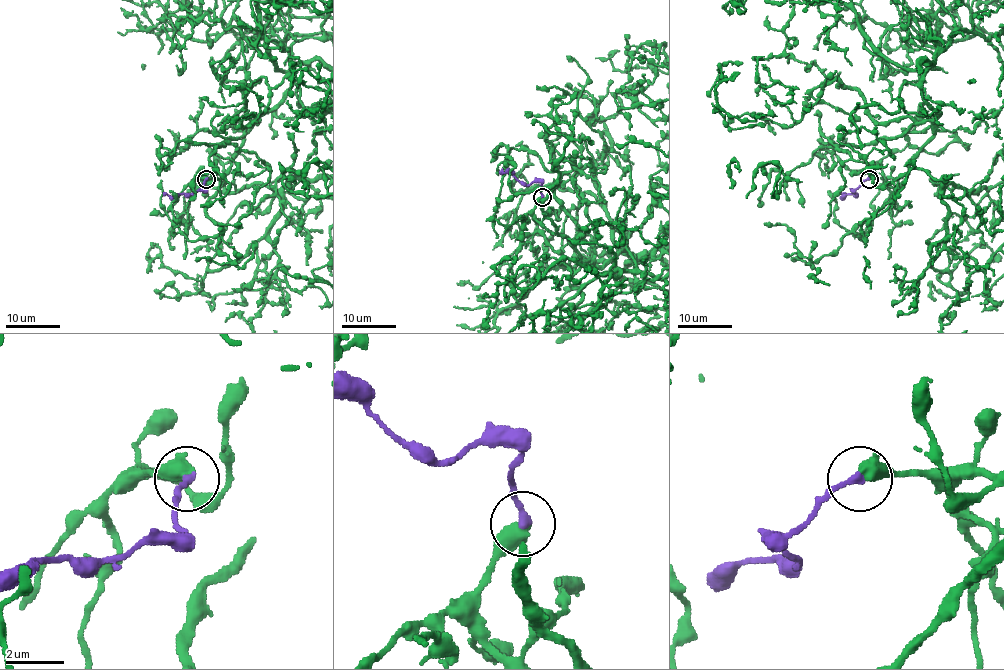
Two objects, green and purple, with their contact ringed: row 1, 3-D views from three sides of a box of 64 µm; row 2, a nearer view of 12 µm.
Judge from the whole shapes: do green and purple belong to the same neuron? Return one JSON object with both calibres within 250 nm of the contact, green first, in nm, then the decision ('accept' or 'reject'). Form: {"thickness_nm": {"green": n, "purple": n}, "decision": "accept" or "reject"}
{"thickness_nm": {"green": 600, "purple": 260}, "decision": "reject"}

